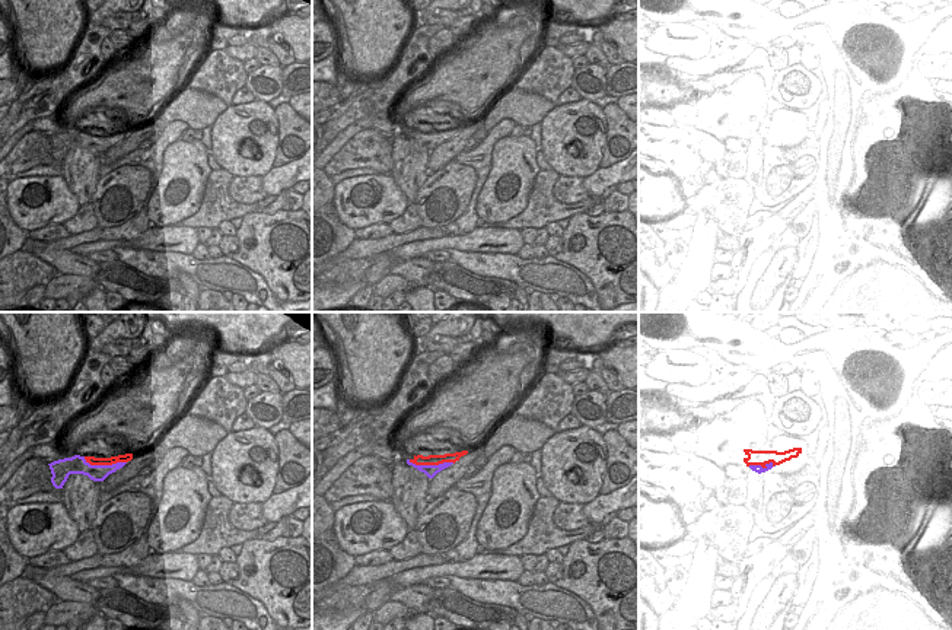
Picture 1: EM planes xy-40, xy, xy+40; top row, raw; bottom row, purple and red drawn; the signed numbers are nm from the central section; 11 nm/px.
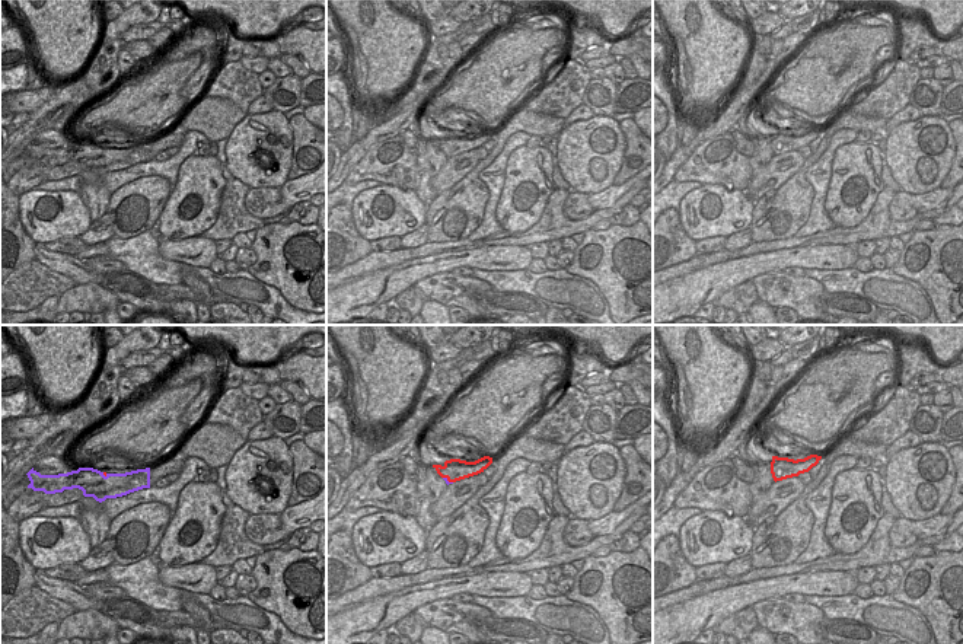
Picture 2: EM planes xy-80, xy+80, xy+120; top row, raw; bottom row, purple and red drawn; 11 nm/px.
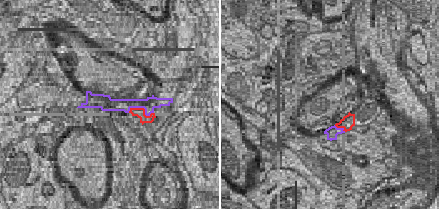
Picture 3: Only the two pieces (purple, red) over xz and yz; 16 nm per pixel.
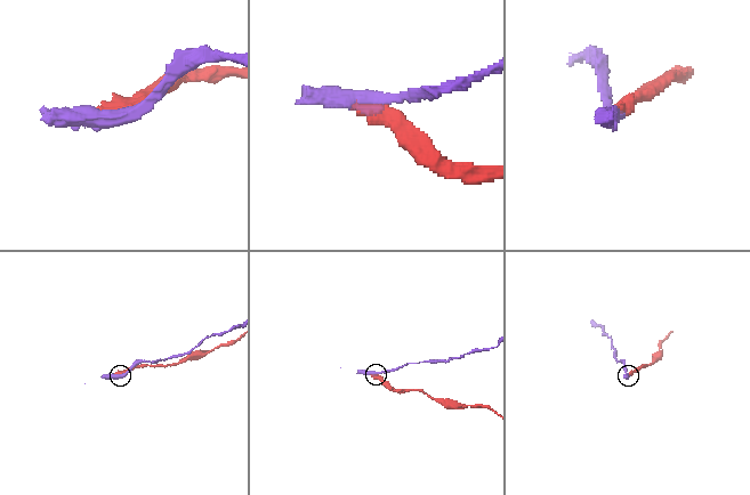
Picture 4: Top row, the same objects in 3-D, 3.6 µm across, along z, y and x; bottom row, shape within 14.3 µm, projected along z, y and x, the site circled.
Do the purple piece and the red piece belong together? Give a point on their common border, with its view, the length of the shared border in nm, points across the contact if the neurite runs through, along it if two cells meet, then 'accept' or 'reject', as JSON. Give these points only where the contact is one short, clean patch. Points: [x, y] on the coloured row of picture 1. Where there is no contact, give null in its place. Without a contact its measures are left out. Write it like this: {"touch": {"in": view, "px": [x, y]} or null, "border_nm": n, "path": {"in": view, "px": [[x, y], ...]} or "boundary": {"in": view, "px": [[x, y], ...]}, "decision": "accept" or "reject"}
{"touch": {"in": "xy", "px": [432, 465]}, "border_nm": 500, "decision": "reject"}

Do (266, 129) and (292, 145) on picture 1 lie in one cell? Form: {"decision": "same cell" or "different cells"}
{"decision": "different cells"}

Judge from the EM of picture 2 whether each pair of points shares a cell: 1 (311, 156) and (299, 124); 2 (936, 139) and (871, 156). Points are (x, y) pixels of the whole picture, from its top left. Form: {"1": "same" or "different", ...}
{"1": "same", "2": "different"}

